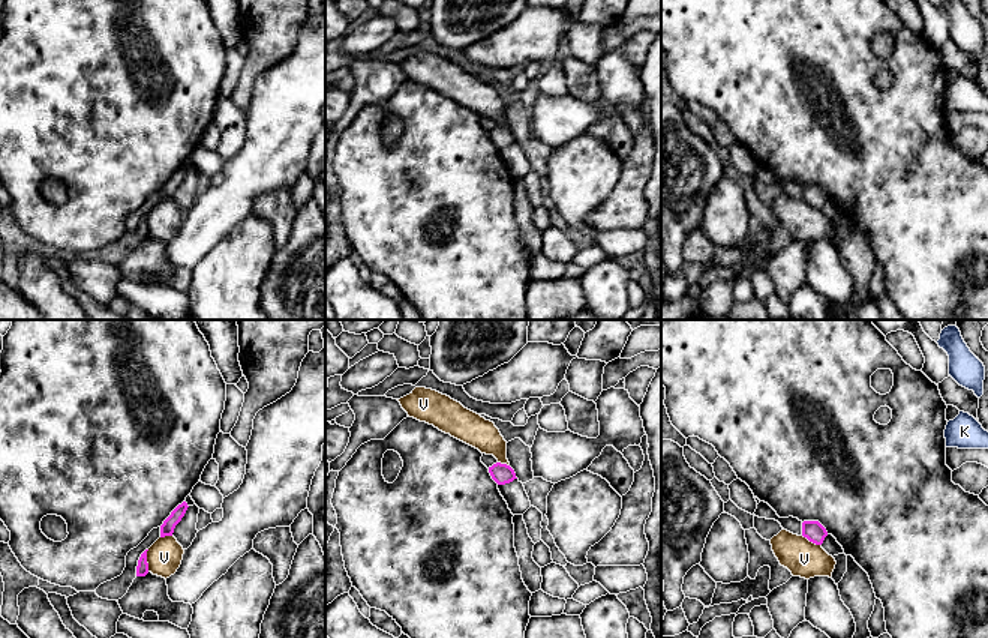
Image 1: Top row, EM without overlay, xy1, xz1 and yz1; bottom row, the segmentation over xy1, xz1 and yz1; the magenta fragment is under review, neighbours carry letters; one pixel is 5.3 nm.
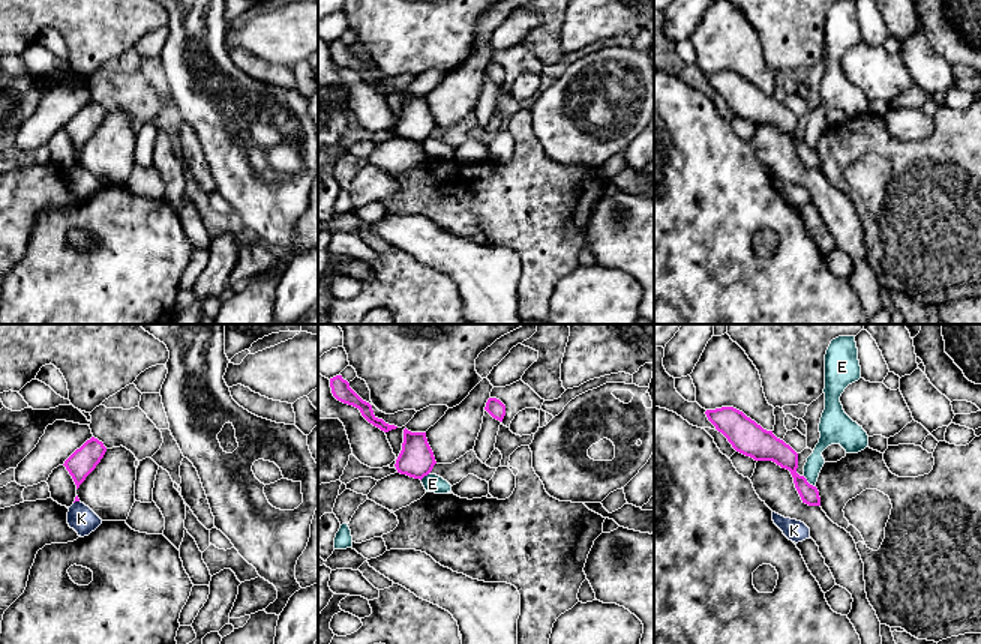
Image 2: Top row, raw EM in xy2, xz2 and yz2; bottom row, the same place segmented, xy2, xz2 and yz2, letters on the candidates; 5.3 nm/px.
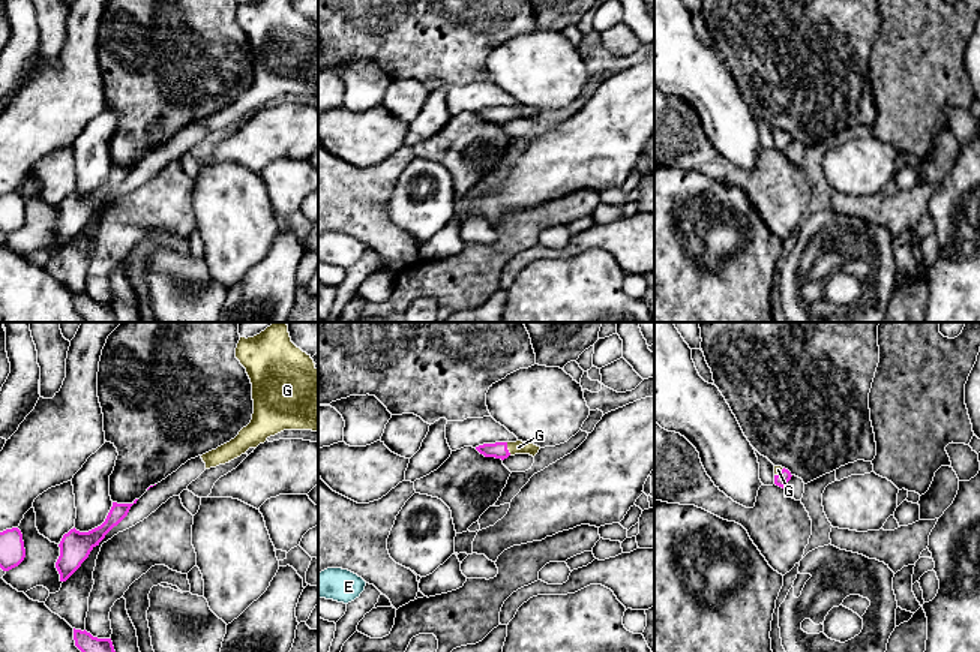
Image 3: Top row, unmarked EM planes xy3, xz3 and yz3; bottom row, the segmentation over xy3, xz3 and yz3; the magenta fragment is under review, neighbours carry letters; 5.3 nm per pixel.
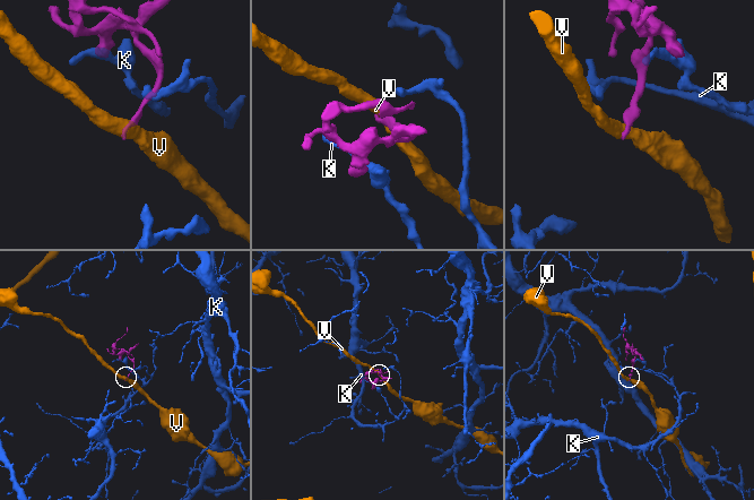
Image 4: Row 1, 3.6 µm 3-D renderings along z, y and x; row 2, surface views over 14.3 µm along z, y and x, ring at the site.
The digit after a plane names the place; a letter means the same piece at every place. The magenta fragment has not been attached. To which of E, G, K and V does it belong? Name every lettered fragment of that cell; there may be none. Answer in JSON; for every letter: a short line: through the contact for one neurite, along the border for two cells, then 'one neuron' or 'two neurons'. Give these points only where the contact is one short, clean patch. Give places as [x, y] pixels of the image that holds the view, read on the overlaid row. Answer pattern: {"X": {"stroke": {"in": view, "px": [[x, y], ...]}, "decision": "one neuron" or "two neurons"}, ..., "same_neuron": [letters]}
{"E": {"stroke": {"in": "yz2", "px": [[803, 476], [815, 487]]}, "decision": "two neurons"}, "G": {"stroke": {"in": "xz3", "px": [[499, 450], [506, 448], [518, 447]]}, "decision": "one neuron"}, "K": {"stroke": {"in": "xy2", "px": [[78, 500], [74, 503]]}, "decision": "two neurons"}, "V": {"stroke": {"in": "xy1", "px": [[149, 550], [147, 571]]}, "decision": "two neurons"}, "same_neuron": ["G"]}

